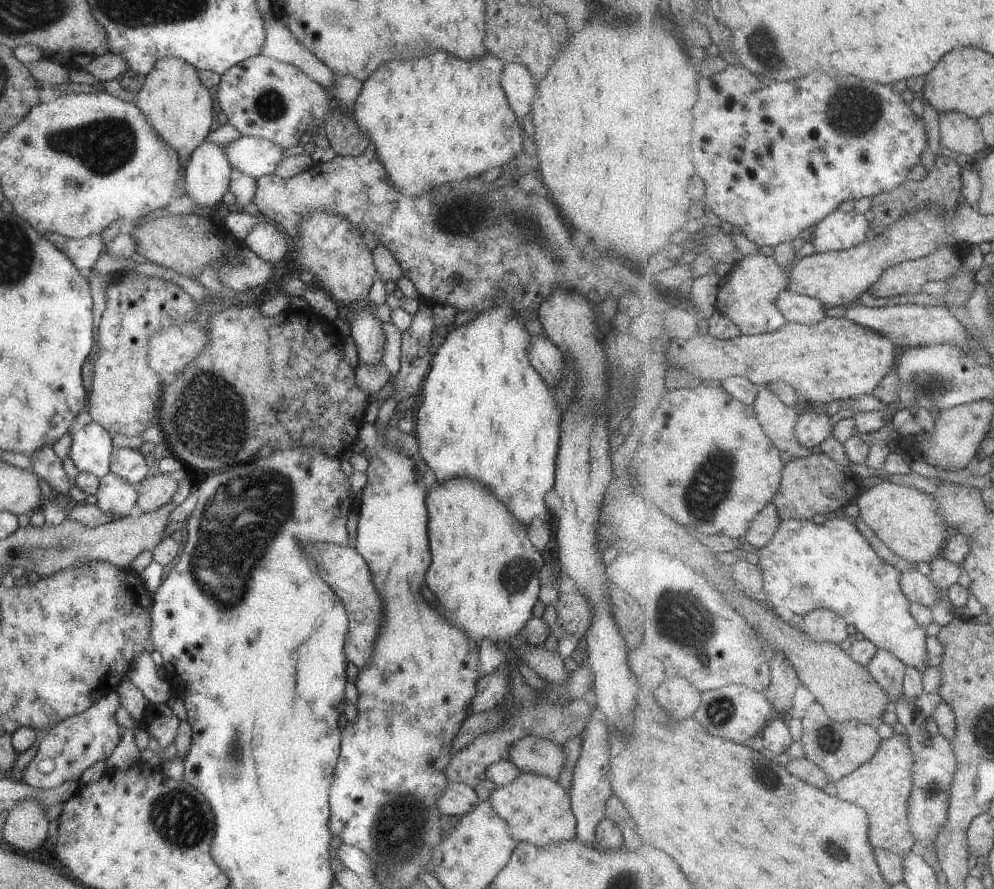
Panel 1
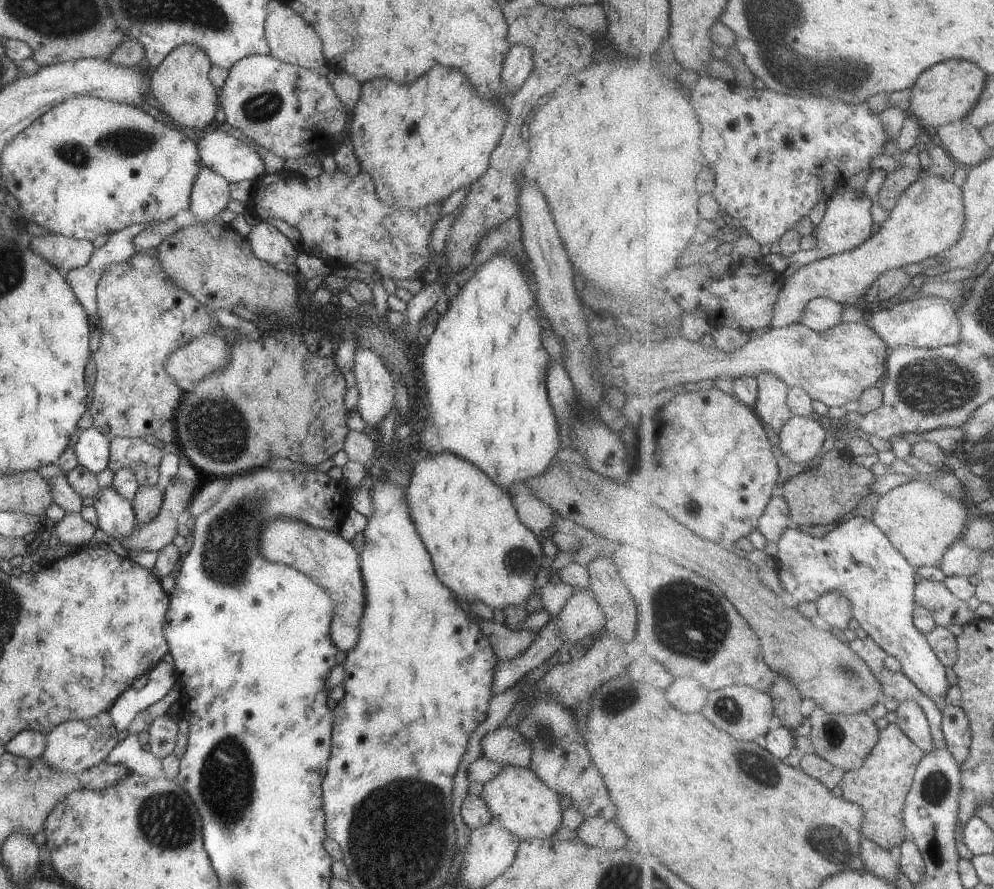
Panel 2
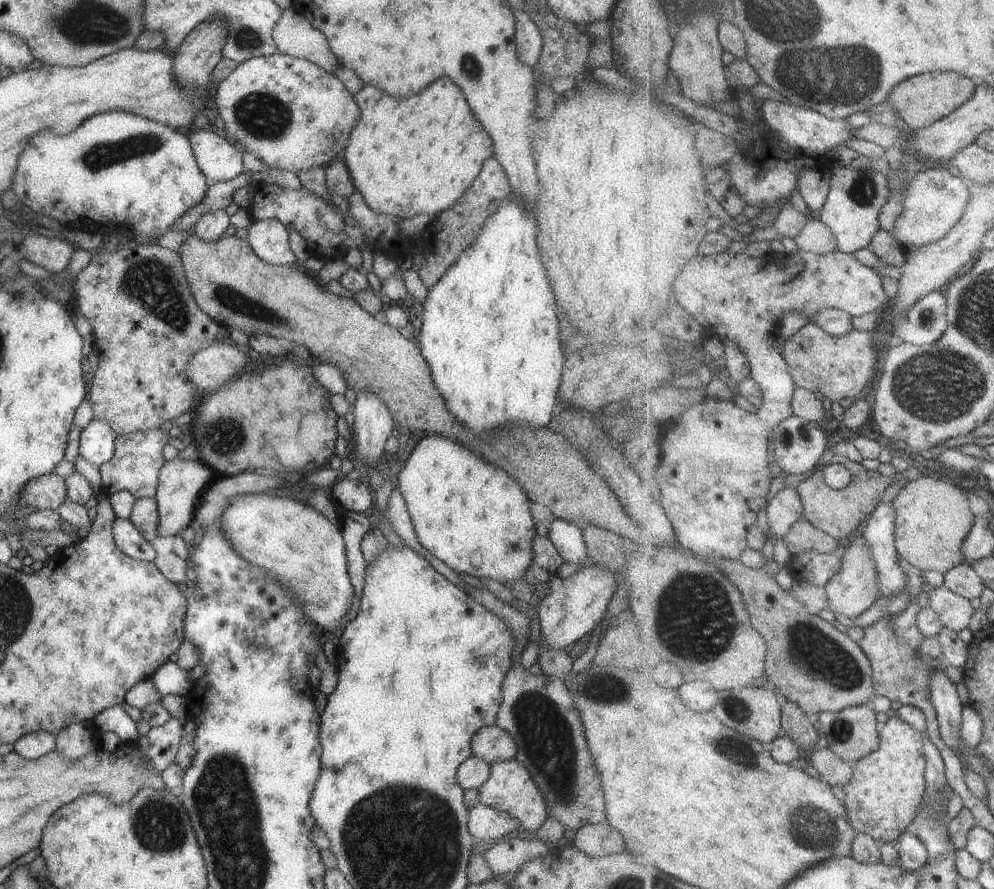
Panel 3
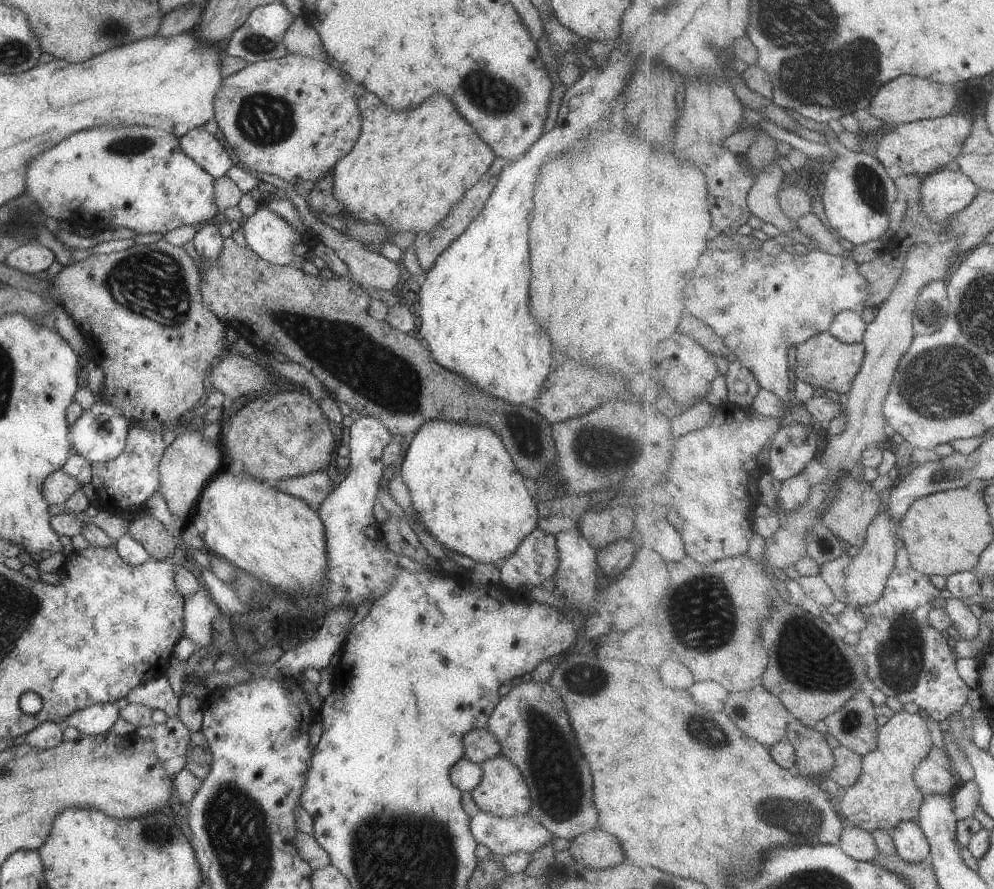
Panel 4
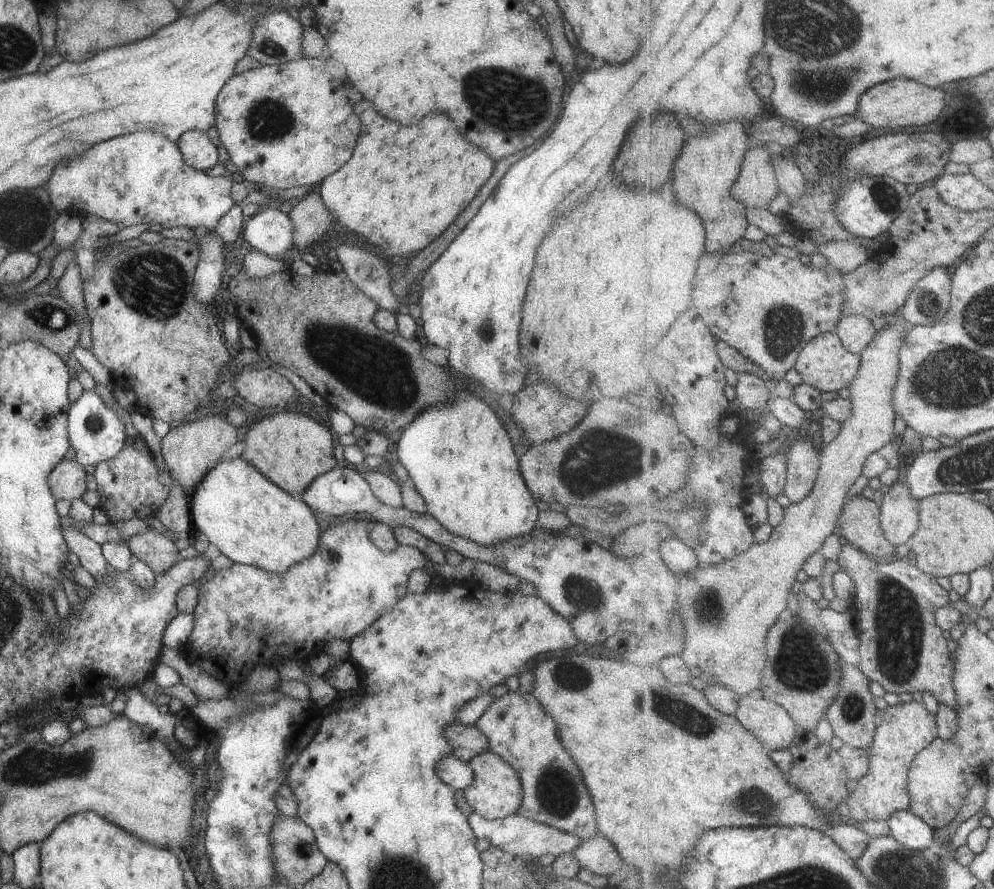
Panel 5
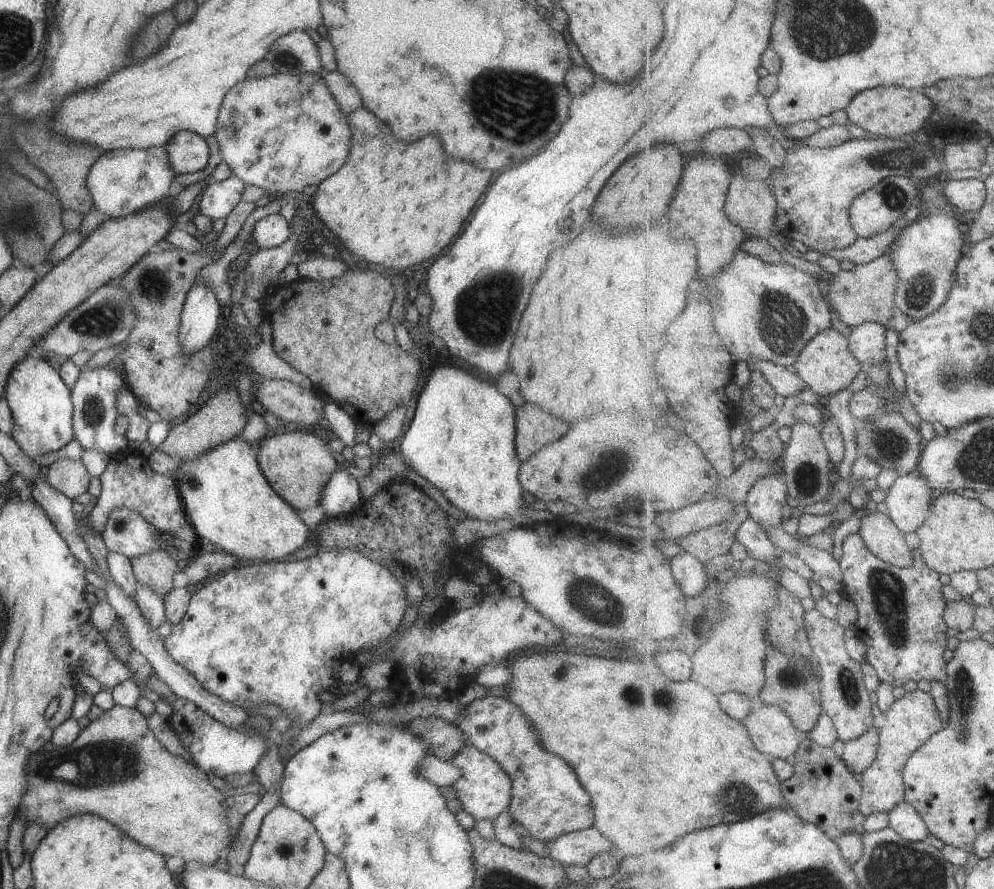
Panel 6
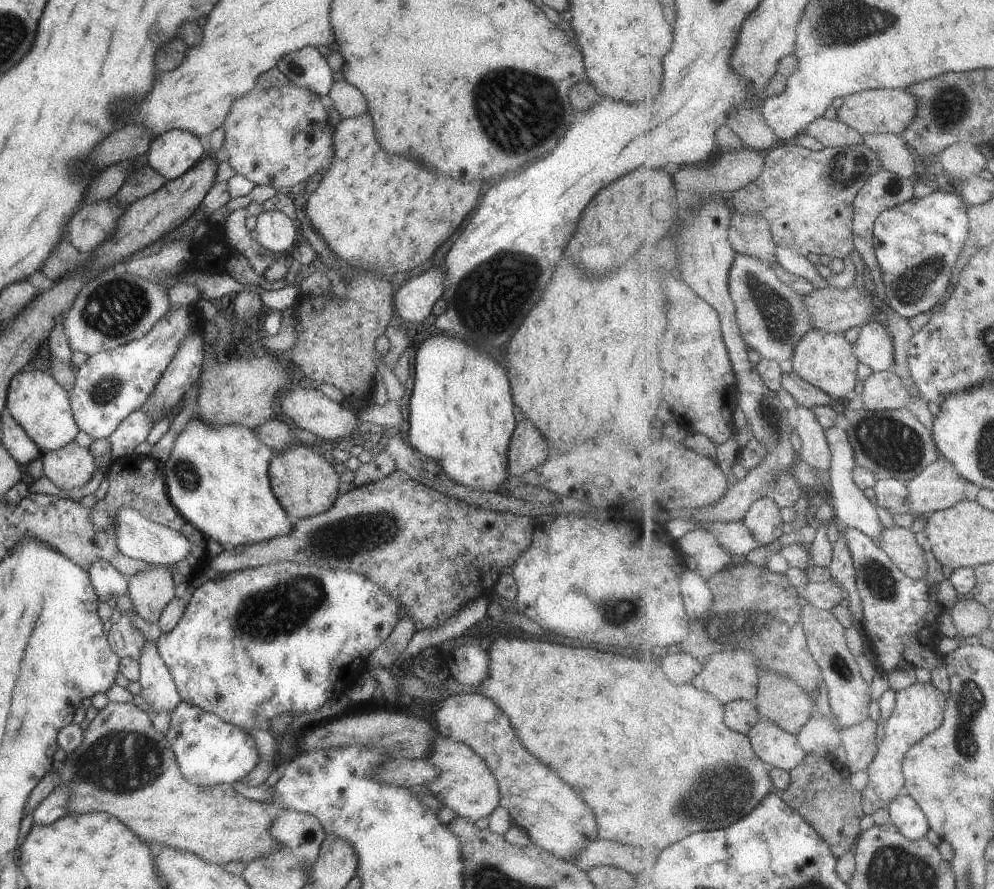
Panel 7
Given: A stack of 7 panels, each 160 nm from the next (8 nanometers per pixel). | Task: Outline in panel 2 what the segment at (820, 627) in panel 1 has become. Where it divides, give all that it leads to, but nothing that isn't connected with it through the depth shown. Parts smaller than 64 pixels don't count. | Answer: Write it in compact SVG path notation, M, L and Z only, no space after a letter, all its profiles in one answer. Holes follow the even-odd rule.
M839 589L829 591L816 600L818 613L832 627L838 627L841 631L849 626L849 618L854 618L853 602Z

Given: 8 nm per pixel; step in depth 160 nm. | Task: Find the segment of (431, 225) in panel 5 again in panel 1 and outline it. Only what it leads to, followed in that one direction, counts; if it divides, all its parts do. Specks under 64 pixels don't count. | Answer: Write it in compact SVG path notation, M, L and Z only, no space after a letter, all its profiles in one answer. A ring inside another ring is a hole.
M487 50L483 57L473 59L473 62L463 62L463 60L457 60L457 58L453 58L453 56L445 54L445 52L435 52L431 56L431 62L429 62L429 56L423 56L423 58L417 58L417 60L403 60L403 62L391 60L387 64L381 64L381 68L369 73L369 76L362 82L359 94L354 100L350 111L360 131L367 136L374 146L391 187L397 189L402 195L413 199L431 191L432 188L437 188L453 181L460 181L461 179L477 177L490 168L503 167L510 158L523 152L521 145L521 136L524 131L523 122L517 120L513 111L509 108L503 89L498 83L503 65L504 63L501 60L498 60Z

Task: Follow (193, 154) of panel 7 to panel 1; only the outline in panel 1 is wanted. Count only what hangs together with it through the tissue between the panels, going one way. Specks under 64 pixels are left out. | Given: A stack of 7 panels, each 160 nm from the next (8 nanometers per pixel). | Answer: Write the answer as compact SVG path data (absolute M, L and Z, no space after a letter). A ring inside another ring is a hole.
M241 135L238 139L222 146L225 158L232 169L259 178L275 170L277 162L283 157L279 145L270 143L267 139Z

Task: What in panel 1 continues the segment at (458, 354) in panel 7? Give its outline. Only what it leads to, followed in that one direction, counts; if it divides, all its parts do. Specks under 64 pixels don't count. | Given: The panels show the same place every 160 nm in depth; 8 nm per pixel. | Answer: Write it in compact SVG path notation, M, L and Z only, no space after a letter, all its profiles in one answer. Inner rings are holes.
M451 478L447 480L445 484L437 483L435 486L431 486L425 494L425 506L427 506L428 520L427 520L427 535L428 535L428 548L430 552L430 564L425 570L425 576L423 576L423 583L427 586L429 591L433 594L438 607L434 608L435 612L445 618L451 626L459 628L461 632L465 633L465 636L469 640L473 640L477 644L485 639L492 641L495 646L499 642L506 642L509 644L509 639L519 636L520 630L525 626L525 622L532 618L531 610L538 600L538 594L540 590L539 580L537 576L540 569L543 567L543 560L541 554L533 548L529 538L527 538L526 528L523 524L519 524L519 520L515 520L513 516L507 511L507 508L491 494L491 490L487 490L483 484L479 484L477 480L469 480L469 478Z

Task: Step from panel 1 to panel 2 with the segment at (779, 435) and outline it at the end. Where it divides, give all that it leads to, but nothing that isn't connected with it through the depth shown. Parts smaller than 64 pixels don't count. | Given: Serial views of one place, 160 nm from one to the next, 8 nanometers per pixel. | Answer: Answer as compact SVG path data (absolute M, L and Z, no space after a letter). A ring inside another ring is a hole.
M761 373L758 378L758 401L754 408L764 424L780 434L794 415L788 403L788 384L774 373Z

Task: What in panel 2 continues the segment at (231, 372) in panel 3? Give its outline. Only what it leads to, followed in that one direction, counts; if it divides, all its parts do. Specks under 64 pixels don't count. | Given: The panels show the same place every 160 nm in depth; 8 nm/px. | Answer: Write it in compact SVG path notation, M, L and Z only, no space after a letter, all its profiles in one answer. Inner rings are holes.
M215 331L190 340L164 360L165 372L176 381L189 380L193 384L218 373L230 361L230 346Z

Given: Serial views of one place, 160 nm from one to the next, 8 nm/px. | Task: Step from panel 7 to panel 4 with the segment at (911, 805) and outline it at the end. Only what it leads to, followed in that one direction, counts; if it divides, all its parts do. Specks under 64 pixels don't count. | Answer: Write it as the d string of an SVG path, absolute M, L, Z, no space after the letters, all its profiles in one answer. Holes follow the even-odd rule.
M902 820L888 831L895 841L897 853L906 861L921 862L931 856L932 846L918 821Z

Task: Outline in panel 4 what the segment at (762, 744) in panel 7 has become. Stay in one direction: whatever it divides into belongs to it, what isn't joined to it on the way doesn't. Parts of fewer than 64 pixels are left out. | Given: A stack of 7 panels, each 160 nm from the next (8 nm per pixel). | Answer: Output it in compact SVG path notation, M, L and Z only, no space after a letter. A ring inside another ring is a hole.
M760 688L749 692L741 691L731 693L725 707L725 712L729 712L729 716L733 722L746 735L758 740L766 747L775 747L781 741L787 739L788 728L795 720L794 714L784 705L784 702L775 696L774 692Z

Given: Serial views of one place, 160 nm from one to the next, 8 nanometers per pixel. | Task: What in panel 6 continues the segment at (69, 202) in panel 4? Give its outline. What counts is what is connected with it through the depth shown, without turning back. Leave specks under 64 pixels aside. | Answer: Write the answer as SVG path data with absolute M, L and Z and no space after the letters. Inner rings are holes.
M163 147L111 149L95 159L87 171L85 184L93 206L108 218L113 218L169 200L173 197L170 184L174 176ZM235 175L221 182L210 181L198 202L198 212L212 221L226 217L231 209L242 200L242 190L246 184Z

